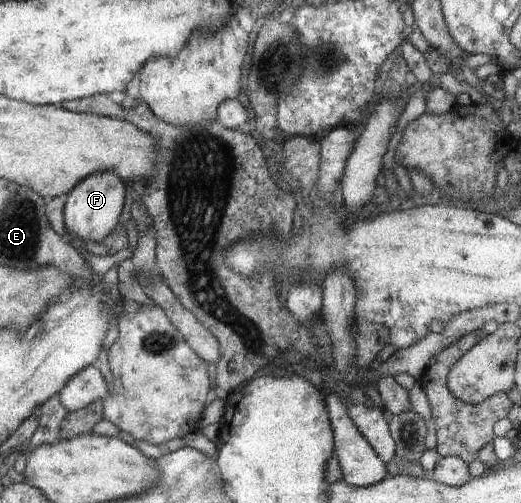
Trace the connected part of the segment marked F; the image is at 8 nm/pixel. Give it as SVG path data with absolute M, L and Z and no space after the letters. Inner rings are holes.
M97 171L81 179L65 198L63 219L69 235L81 241L92 240L99 244L109 236L119 224L119 217L125 207L127 187L113 171Z

